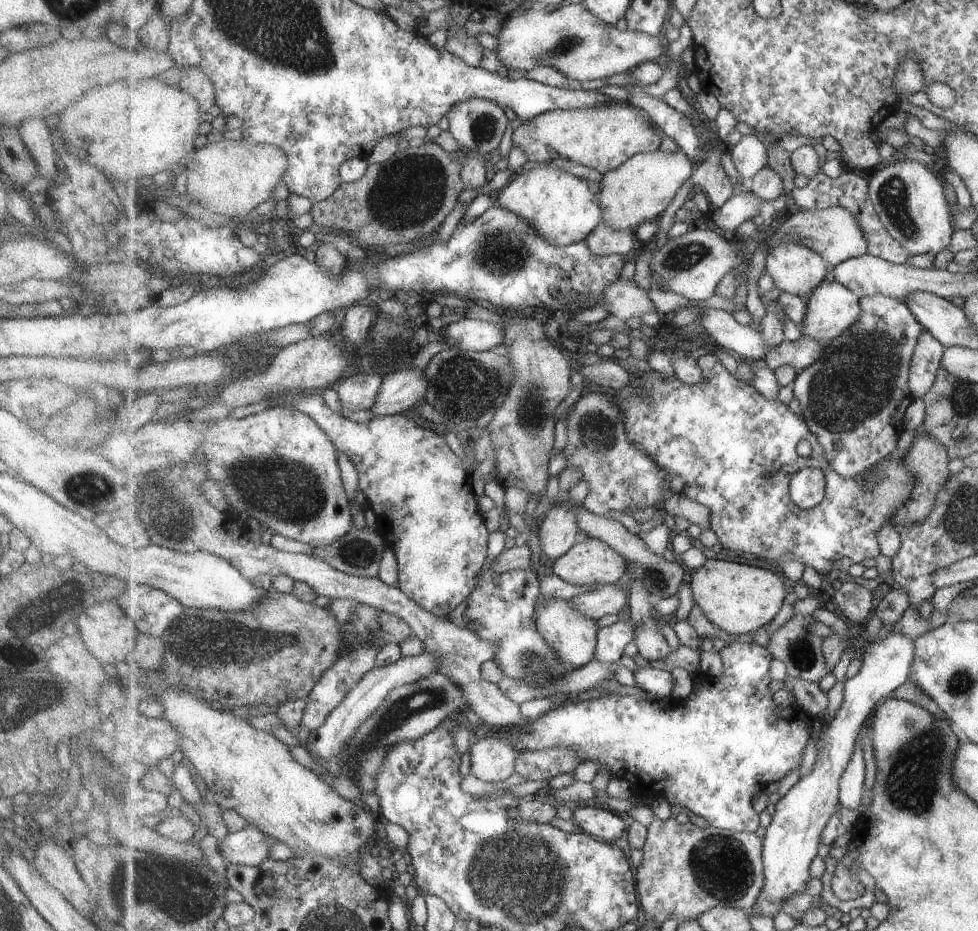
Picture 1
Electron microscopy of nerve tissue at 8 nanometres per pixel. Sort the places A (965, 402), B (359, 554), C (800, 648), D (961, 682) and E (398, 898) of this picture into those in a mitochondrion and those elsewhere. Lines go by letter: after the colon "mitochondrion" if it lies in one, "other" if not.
A: mitochondrion
B: mitochondrion
C: mitochondrion
D: mitochondrion
E: other

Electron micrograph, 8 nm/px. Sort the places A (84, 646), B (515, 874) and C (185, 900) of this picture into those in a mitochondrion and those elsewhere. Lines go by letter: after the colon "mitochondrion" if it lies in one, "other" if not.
A: other
B: mitochondrion
C: mitochondrion

